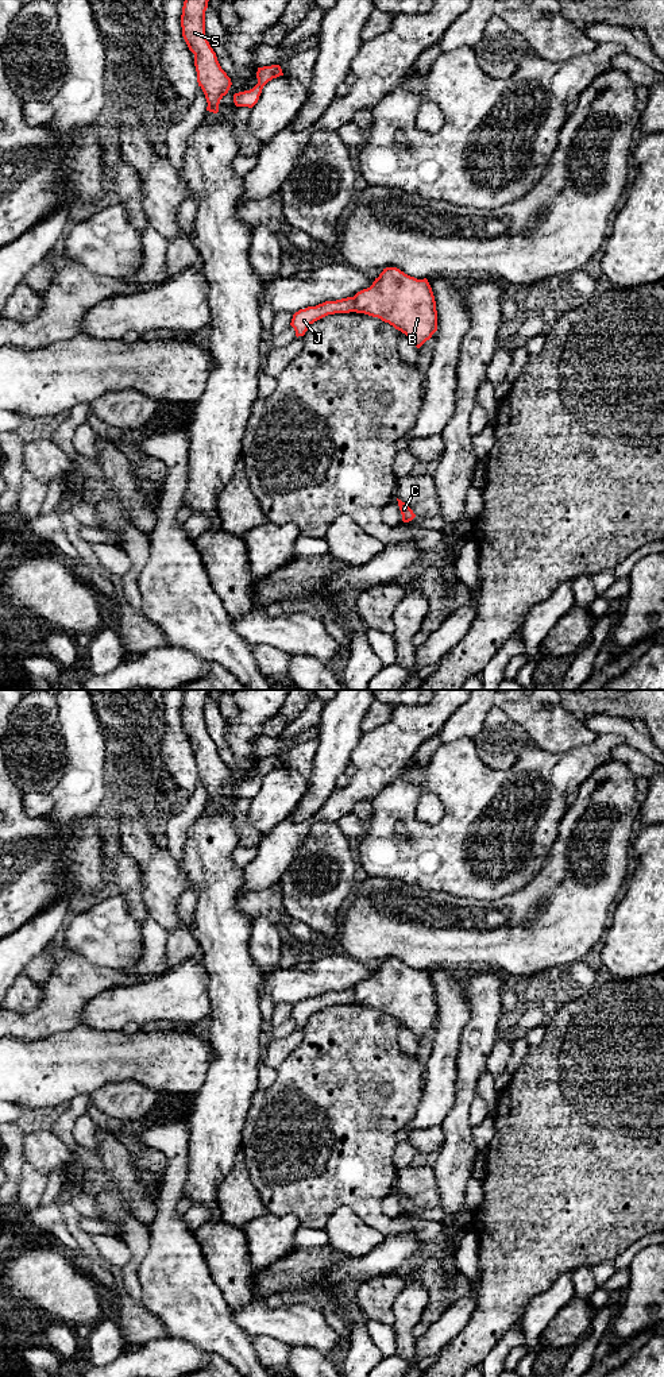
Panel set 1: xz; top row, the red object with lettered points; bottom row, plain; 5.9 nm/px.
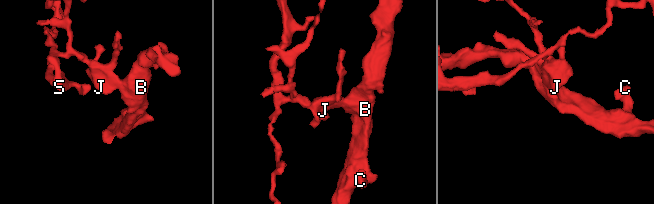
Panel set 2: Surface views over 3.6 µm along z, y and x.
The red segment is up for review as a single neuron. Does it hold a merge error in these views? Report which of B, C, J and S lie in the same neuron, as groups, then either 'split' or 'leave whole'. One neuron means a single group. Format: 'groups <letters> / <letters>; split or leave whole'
groups B C / J S; split

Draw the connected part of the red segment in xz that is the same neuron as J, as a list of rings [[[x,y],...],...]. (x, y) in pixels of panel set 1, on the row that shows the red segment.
[[[347,297],[336,301],[325,301],[316,306],[308,306],[305,309],[300,309],[293,315],[290,325],[296,331],[296,336],[304,336],[308,331],[309,325],[314,321],[335,313],[350,313],[355,312],[355,301],[354,297]]]

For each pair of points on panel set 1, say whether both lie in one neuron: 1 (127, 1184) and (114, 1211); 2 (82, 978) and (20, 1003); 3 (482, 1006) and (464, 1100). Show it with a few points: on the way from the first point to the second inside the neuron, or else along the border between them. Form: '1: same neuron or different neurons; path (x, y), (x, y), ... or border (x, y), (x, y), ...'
1: different neurons; border (95, 1196), (115, 1190), (134, 1215)
2: different neurons; border (42, 990), (42, 998), (35, 1006), (14, 1013)
3: same neuron; path (482, 1029), (473, 1050), (467, 1077)

